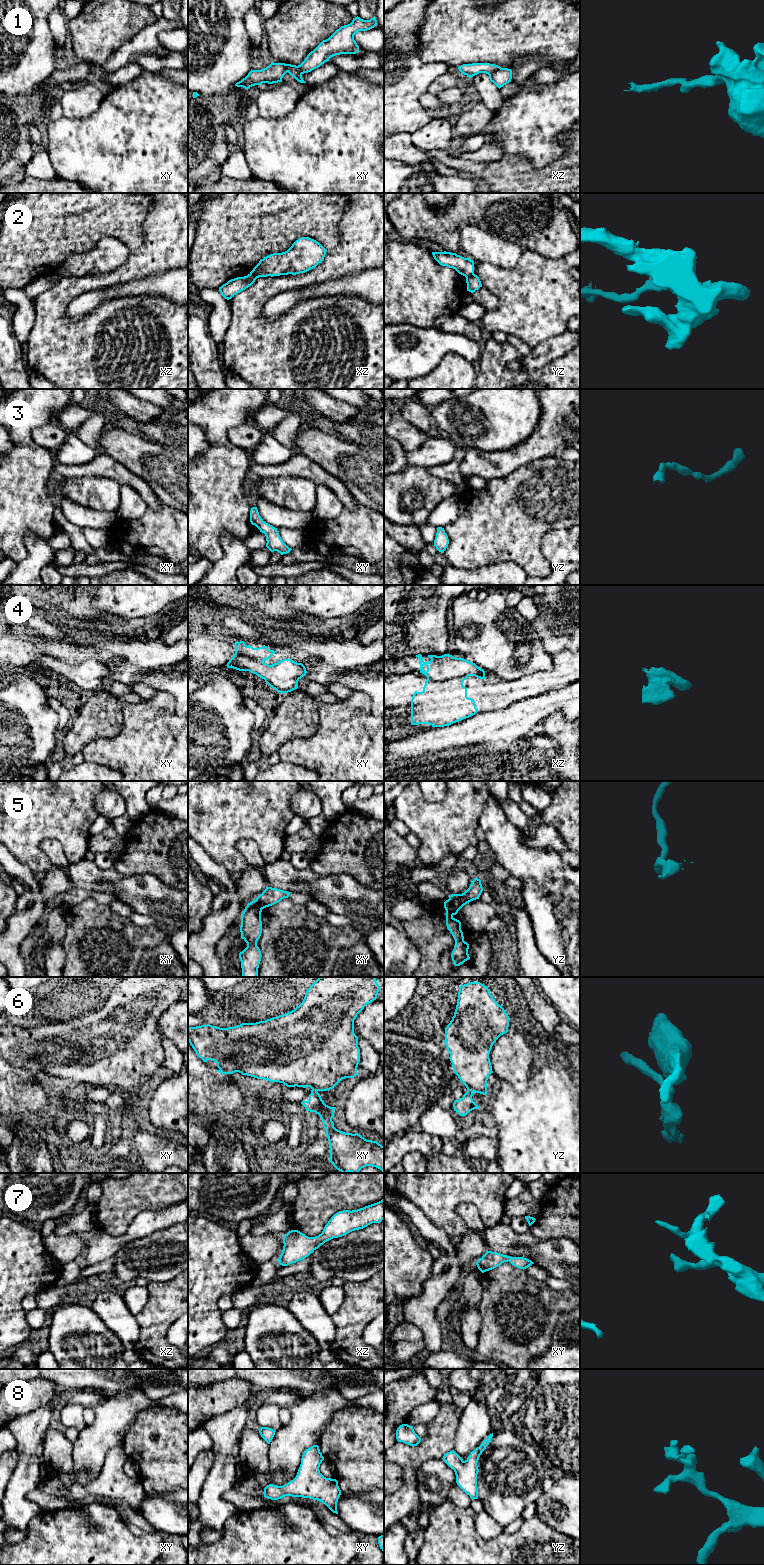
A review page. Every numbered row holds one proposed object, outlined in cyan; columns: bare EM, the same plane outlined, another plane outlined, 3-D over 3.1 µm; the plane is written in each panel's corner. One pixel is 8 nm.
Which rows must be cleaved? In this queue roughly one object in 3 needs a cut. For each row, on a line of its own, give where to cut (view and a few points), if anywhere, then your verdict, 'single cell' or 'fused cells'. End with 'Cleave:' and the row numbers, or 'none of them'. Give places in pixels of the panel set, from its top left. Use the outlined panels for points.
1: cut xz (501, 68), (489, 75); fused cells
2: cut xz (247, 275), (257, 277); fused cells
3: cut none; single cell
4: cut xz (467, 675), (443, 680), (427, 678); fused cells
5: cut yz (448, 899), (449, 903), (457, 911); fused cells
6: cut yz (467, 1089), (472, 1092); fused cells
7: cut none; single cell
8: cut none; single cell
Cleave: 1, 2, 4, 5, 6

